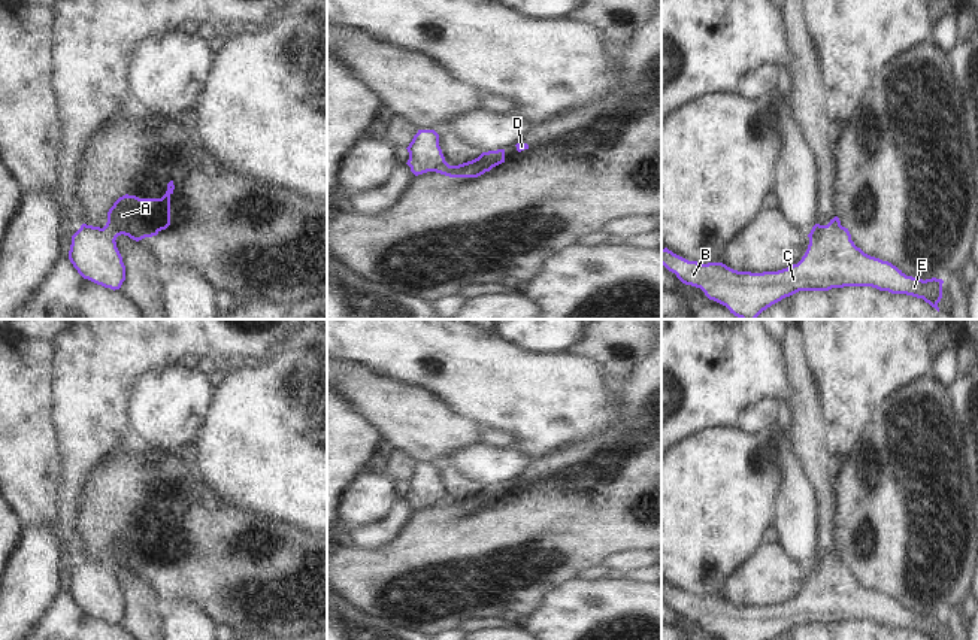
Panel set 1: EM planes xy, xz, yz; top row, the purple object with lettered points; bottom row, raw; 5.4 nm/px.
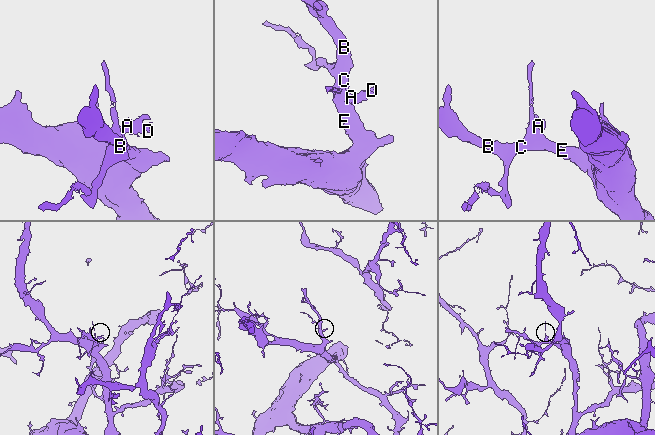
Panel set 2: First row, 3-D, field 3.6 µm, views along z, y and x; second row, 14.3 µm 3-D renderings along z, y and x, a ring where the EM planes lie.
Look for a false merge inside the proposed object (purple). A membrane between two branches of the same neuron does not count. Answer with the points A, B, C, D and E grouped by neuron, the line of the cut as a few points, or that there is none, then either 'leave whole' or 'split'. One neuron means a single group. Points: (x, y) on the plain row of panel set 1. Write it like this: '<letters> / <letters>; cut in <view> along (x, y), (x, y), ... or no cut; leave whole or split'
A D / B C E; cut in xy along (100, 563), (114, 575); split

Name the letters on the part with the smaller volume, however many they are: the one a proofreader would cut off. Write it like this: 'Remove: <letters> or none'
Remove: A, D

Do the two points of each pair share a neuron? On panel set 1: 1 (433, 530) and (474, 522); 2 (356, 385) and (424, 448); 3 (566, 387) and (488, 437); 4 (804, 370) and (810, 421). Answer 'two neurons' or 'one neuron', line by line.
1: one neuron
2: one neuron
3: two neurons
4: one neuron

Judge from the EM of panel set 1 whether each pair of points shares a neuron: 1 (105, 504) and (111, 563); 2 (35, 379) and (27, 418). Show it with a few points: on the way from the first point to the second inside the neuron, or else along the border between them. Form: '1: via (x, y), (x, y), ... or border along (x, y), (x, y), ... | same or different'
1: via (111, 519), (111, 548) | same
2: via (27, 388), (27, 409) | same

